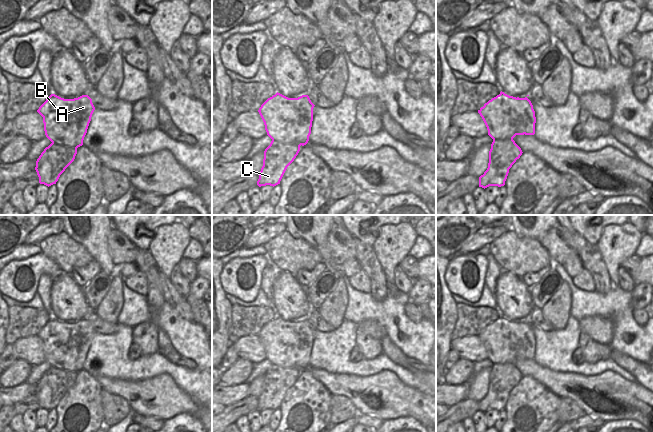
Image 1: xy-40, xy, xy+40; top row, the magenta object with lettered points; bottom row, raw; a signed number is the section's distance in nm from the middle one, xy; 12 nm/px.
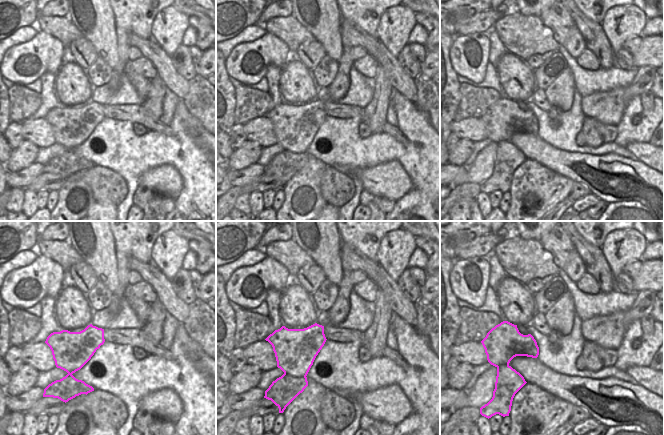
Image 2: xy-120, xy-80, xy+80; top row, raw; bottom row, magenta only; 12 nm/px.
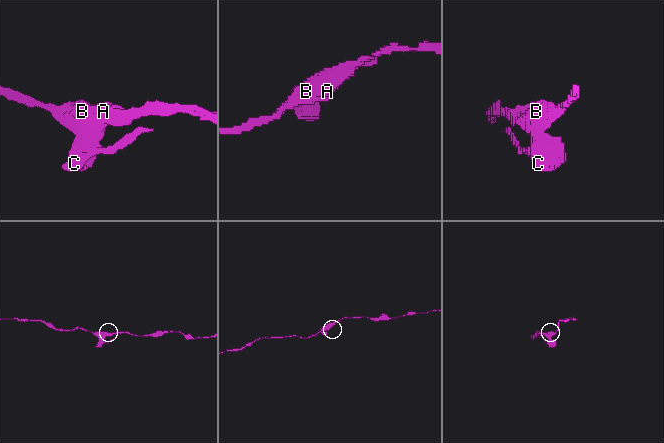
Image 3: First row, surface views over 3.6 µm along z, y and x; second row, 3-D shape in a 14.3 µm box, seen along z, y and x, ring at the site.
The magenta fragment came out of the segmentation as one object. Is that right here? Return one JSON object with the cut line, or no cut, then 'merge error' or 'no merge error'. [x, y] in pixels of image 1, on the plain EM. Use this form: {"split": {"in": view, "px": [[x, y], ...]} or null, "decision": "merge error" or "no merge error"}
{"split": {"in": "xy", "px": [[272, 363], [278, 366], [298, 367], [300, 369]]}, "decision": "merge error"}

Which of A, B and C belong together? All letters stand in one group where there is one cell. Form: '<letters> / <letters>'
A B / C

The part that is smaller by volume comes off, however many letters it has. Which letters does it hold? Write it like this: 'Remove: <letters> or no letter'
Remove: C

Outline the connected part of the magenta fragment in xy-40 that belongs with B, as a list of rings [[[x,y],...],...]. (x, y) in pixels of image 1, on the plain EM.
[[[51,318],[37,336],[43,341],[46,361],[62,370],[83,369],[95,331],[88,319],[64,323]]]

